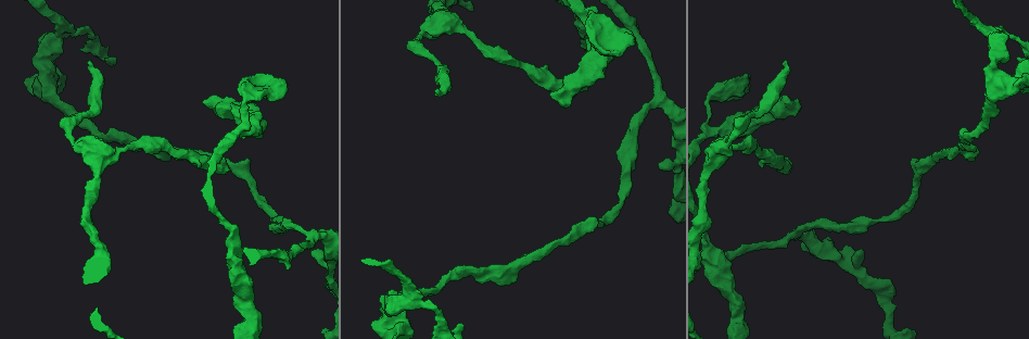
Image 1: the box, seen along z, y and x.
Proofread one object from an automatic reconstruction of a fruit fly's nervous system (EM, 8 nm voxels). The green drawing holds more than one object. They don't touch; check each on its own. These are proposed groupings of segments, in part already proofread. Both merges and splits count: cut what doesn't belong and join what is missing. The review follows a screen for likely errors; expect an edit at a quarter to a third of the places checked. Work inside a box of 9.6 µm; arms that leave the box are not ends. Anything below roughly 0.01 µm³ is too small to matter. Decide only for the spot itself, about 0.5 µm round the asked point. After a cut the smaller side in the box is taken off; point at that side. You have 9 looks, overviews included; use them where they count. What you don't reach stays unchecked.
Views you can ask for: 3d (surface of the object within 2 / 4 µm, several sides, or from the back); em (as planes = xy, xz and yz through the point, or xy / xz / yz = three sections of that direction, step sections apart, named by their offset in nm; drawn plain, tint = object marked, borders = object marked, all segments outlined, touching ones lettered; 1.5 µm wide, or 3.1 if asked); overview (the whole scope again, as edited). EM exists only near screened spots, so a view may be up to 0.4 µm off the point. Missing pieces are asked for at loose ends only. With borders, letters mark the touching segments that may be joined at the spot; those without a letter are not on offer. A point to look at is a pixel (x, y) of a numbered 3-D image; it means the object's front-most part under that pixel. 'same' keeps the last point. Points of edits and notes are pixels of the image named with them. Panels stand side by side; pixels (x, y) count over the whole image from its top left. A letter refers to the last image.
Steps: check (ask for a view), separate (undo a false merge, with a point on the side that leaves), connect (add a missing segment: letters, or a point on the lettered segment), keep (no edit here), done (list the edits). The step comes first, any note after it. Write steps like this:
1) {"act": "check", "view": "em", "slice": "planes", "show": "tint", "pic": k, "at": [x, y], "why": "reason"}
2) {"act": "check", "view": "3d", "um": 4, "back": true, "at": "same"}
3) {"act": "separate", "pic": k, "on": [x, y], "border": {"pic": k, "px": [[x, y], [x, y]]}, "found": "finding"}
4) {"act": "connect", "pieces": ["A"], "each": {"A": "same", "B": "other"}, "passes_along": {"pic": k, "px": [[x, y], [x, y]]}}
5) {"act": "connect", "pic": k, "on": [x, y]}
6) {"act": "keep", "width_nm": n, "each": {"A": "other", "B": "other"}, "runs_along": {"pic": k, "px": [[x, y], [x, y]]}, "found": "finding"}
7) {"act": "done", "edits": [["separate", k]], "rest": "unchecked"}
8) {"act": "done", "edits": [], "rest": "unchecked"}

{"act": "check", "view": "em", "slice": "planes", "show": "borders", "pic": 1, "at": [257, 74], "why": "an open end"}

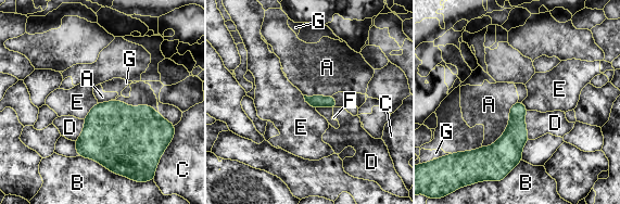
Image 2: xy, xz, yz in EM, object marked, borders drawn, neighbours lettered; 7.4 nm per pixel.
{"act": "keep", "each": {"A": "other", "B": "other", "C": "other", "D": "other", "E": "other", "F": "other", "G": "other"}, "border": {"pic": 2, "px": [[517, 101], [505, 131], [481, 148]]}, "found": "none of them fits"}

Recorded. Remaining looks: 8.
{"act": "check", "view": "3d", "um": 2, "back": true, "pic": 1, "at": [417, 34]}

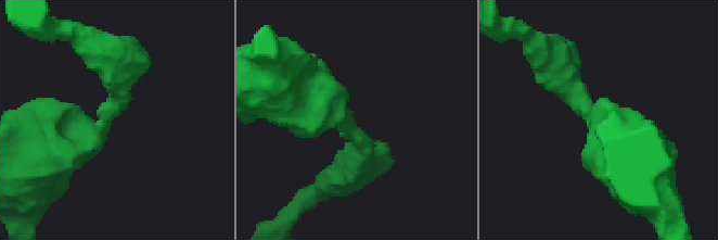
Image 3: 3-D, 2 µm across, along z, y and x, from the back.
{"act": "check", "view": "em", "slice": "xy", "step": 4, "show": "borders", "pic": 3, "at": [107, 113], "arm_widths_nm": [300, 550]}

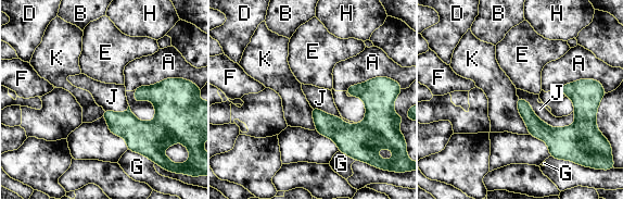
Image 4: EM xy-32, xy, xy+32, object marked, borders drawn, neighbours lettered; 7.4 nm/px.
{"act": "check", "view": "em", "slice": "planes", "show": "borders", "at": "same", "why": "another direction"}

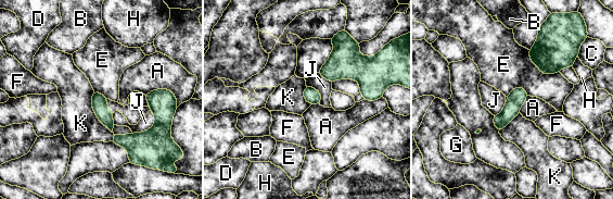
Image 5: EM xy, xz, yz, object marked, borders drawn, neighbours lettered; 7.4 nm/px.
{"act": "keep", "width_nm": 110, "each": {"A": "other", "B": "other", "C": "other", "D": "other", "E": "other", "F": "other", "G": "other", "H": "other", "J": "other", "K": "other"}, "found": "one neuron here"}

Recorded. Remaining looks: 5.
{"act": "check", "view": "3d", "um": 4, "pic": 1, "at": [98, 78], "why": "calibre changes"}

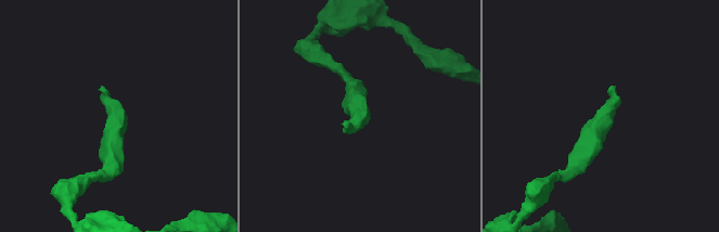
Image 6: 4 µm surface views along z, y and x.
{"act": "check", "view": "em", "slice": "planes", "show": "borders", "pic": 6, "at": [359, 118], "why": "shape alone is not enough"}

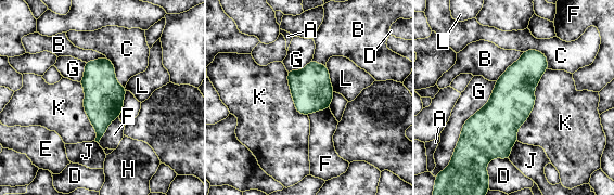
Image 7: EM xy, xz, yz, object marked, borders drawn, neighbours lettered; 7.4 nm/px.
{"act": "keep", "each": {"A": "other", "B": "other", "C": "other", "D": "other", "E": "other", "F": "other", "G": "other", "H": "other", "J": "other", "K": "other", "L": "other"}, "found": "all the same neuron"}

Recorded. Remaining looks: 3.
{"act": "check", "view": "em", "slice": "planes", "show": "borders", "pic": 1, "at": [997, 36], "why": "arms part here"}

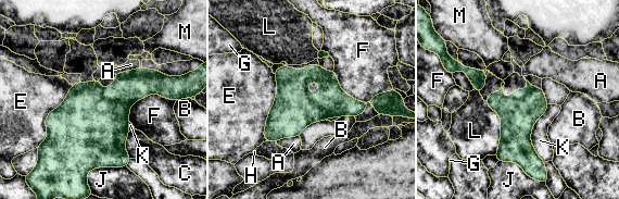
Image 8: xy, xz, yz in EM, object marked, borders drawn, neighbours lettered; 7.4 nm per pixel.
{"act": "separate", "pic": 8, "on": [335, 102], "each": {"A": "other", "B": "other", "C": "other", "E": "other", "F": "other", "G": "other", "H": "other", "J": "other", "K": "other", "L": "other", "M": "other"}, "border": {"pic": 8, "px": [[312, 99], [321, 108], [325, 119]]}, "found": "a second neuron is stuck on"}

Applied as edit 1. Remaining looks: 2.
{"act": "done", "edits": [["separate", 8]], "rest": "unchecked"}

